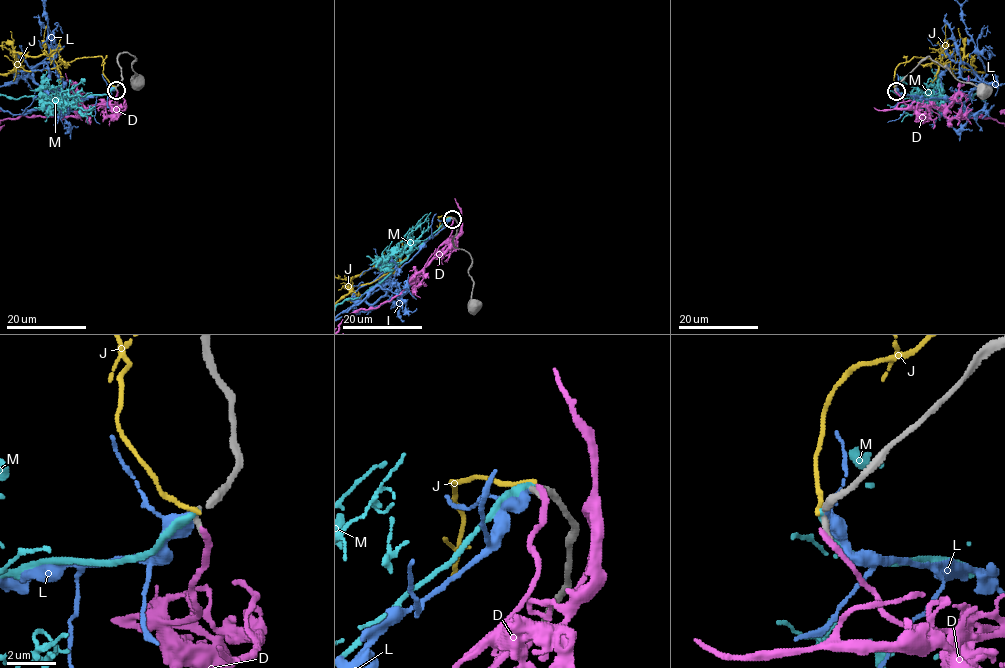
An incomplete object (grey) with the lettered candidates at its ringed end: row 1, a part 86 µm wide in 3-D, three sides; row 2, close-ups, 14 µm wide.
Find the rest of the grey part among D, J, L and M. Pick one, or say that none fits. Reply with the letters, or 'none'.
D

